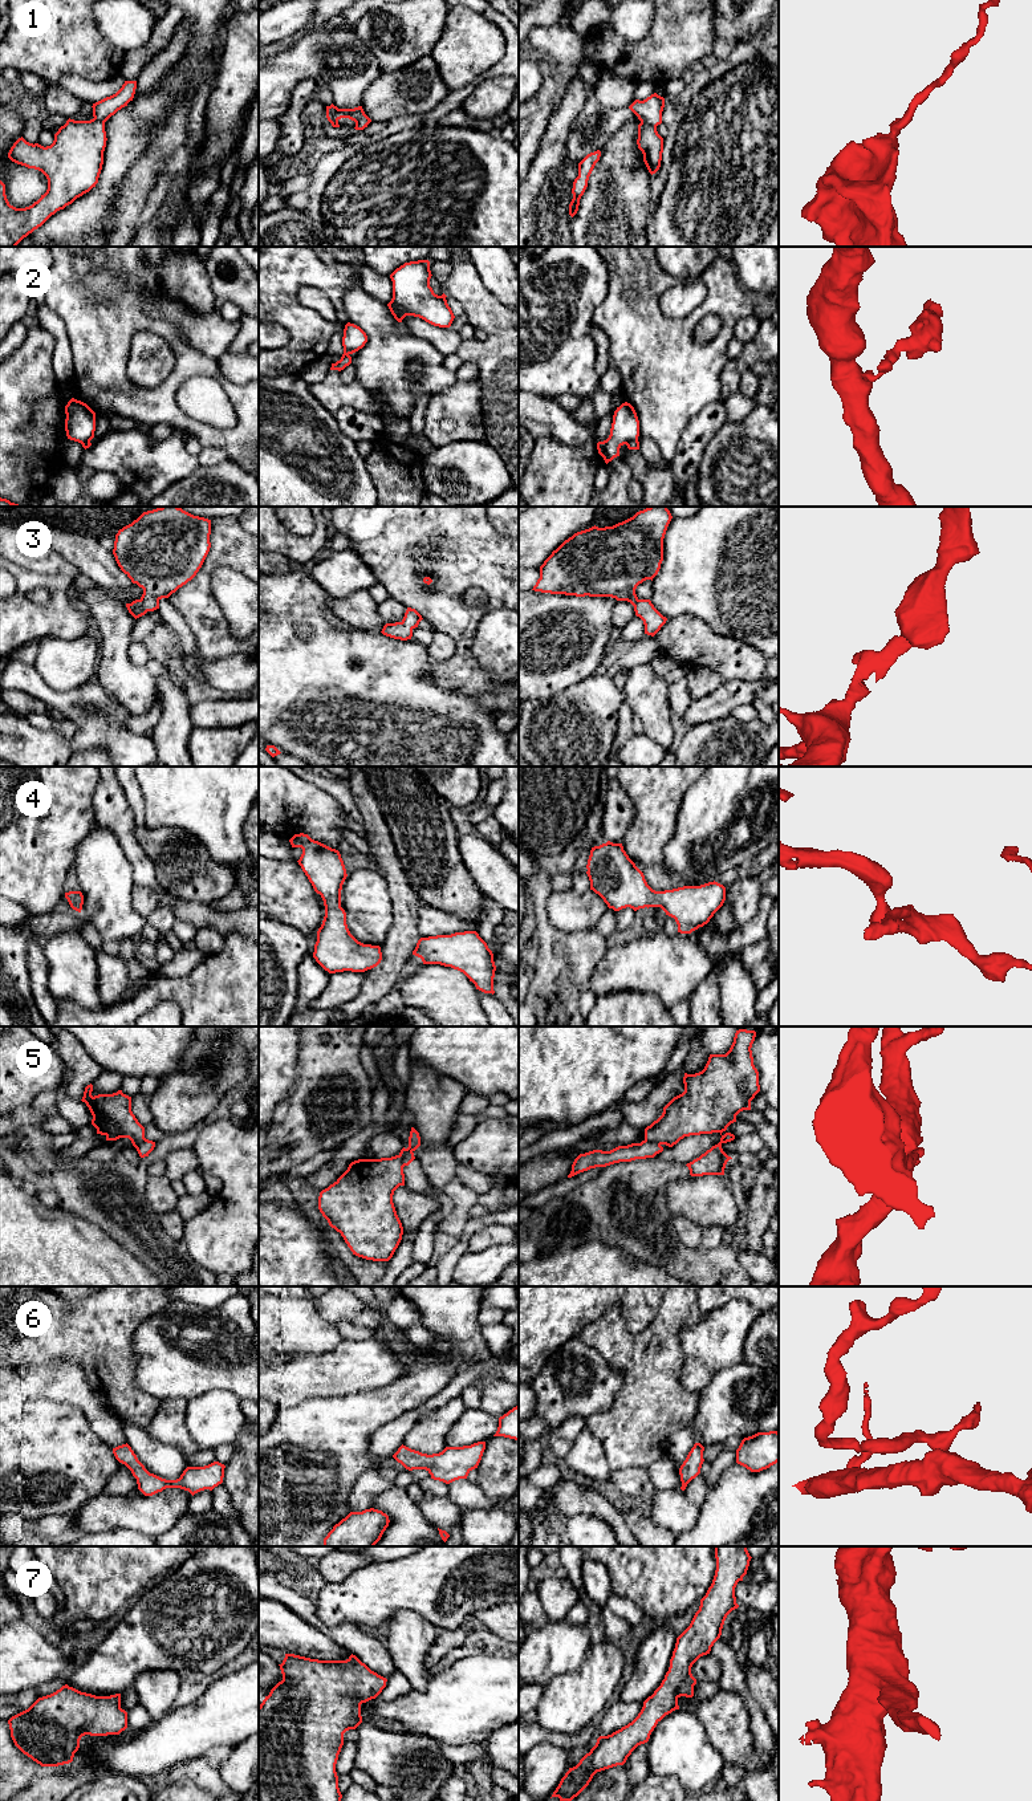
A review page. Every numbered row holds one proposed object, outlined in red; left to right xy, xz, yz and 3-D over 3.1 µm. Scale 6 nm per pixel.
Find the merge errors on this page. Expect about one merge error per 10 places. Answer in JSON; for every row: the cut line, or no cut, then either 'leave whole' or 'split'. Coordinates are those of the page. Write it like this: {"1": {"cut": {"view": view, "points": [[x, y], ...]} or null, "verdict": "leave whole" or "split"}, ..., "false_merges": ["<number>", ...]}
{"1": {"cut": {"view": "yz", "points": [[641, 121], [655, 127]]}, "verdict": "split"}, "2": {"cut": {"view": "xz", "points": [[348, 354], [341, 358]]}, "verdict": "split"}, "3": {"cut": null, "verdict": "leave whole"}, "4": {"cut": null, "verdict": "leave whole"}, "5": {"cut": {"view": "yz", "points": [[645, 1139], [659, 1145]]}, "verdict": "split"}, "6": {"cut": null, "verdict": "leave whole"}, "7": {"cut": null, "verdict": "leave whole"}, "false_merges": ["1", "2", "5"]}

